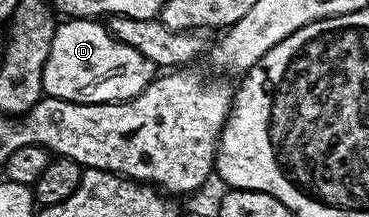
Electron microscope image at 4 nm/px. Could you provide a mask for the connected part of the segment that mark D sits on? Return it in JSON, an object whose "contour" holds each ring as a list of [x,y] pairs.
{"contour":[[[70,18],[62,23],[55,27],[48,50],[48,62],[42,75],[42,91],[46,96],[73,104],[117,104],[120,100],[131,100],[133,96],[139,96],[155,79],[155,64],[144,58],[140,50],[132,50],[130,44],[117,40],[105,23],[94,18]]]}

